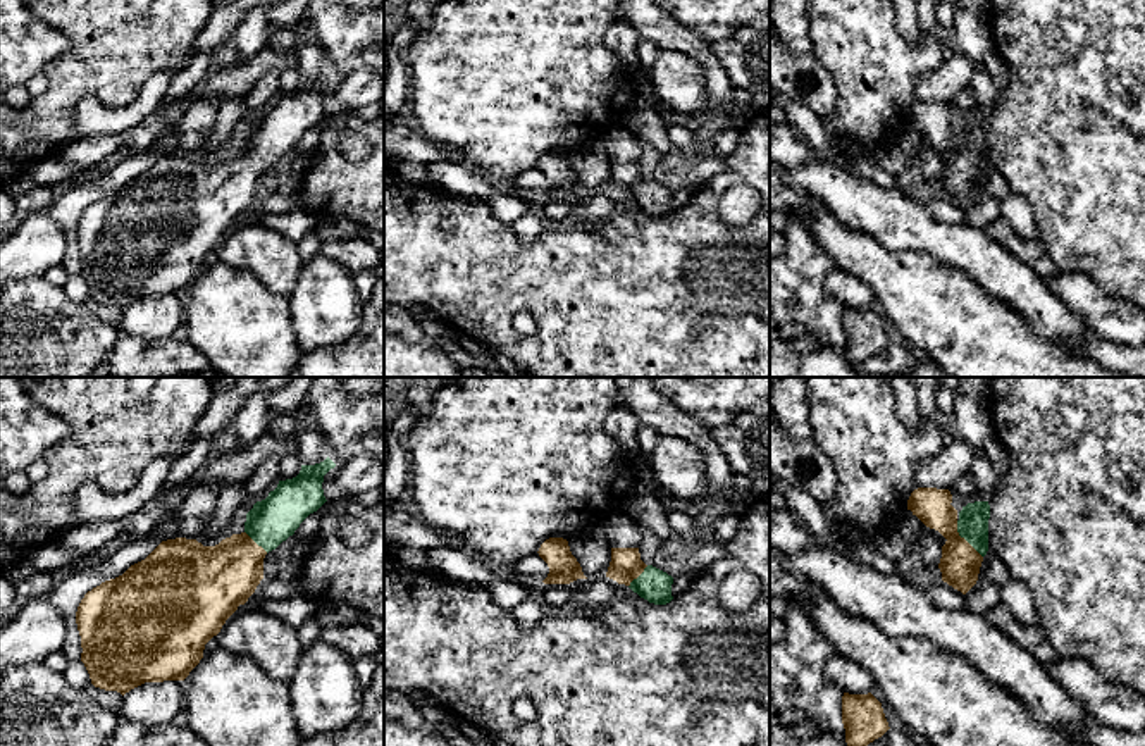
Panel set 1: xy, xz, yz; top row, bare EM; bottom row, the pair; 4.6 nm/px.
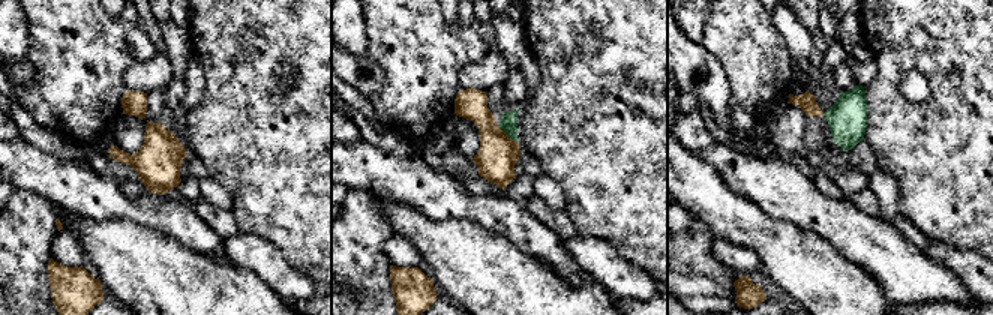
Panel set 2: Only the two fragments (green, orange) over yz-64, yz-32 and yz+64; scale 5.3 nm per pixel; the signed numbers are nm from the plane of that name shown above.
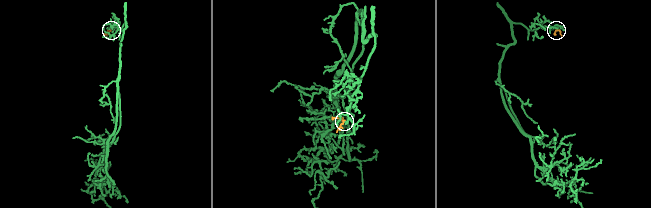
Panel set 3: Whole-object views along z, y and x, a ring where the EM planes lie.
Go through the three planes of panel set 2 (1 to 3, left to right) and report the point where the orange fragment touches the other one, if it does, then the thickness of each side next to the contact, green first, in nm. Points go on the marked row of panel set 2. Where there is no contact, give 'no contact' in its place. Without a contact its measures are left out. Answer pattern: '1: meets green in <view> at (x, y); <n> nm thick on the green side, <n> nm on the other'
1: no contact
2: meets green in yz-32 at (509, 137); 100 nm thick on the green side, 220 nm on the other
3: no contact

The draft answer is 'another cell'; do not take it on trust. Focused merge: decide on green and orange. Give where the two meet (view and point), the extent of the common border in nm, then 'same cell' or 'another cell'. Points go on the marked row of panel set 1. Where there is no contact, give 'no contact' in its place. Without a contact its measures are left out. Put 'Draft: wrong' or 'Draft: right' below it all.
yz (965, 538) | 220 nm | same cell
Draft: wrong

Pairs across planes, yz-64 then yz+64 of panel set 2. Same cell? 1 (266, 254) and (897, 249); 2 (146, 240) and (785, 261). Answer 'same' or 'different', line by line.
1: different
2: same

